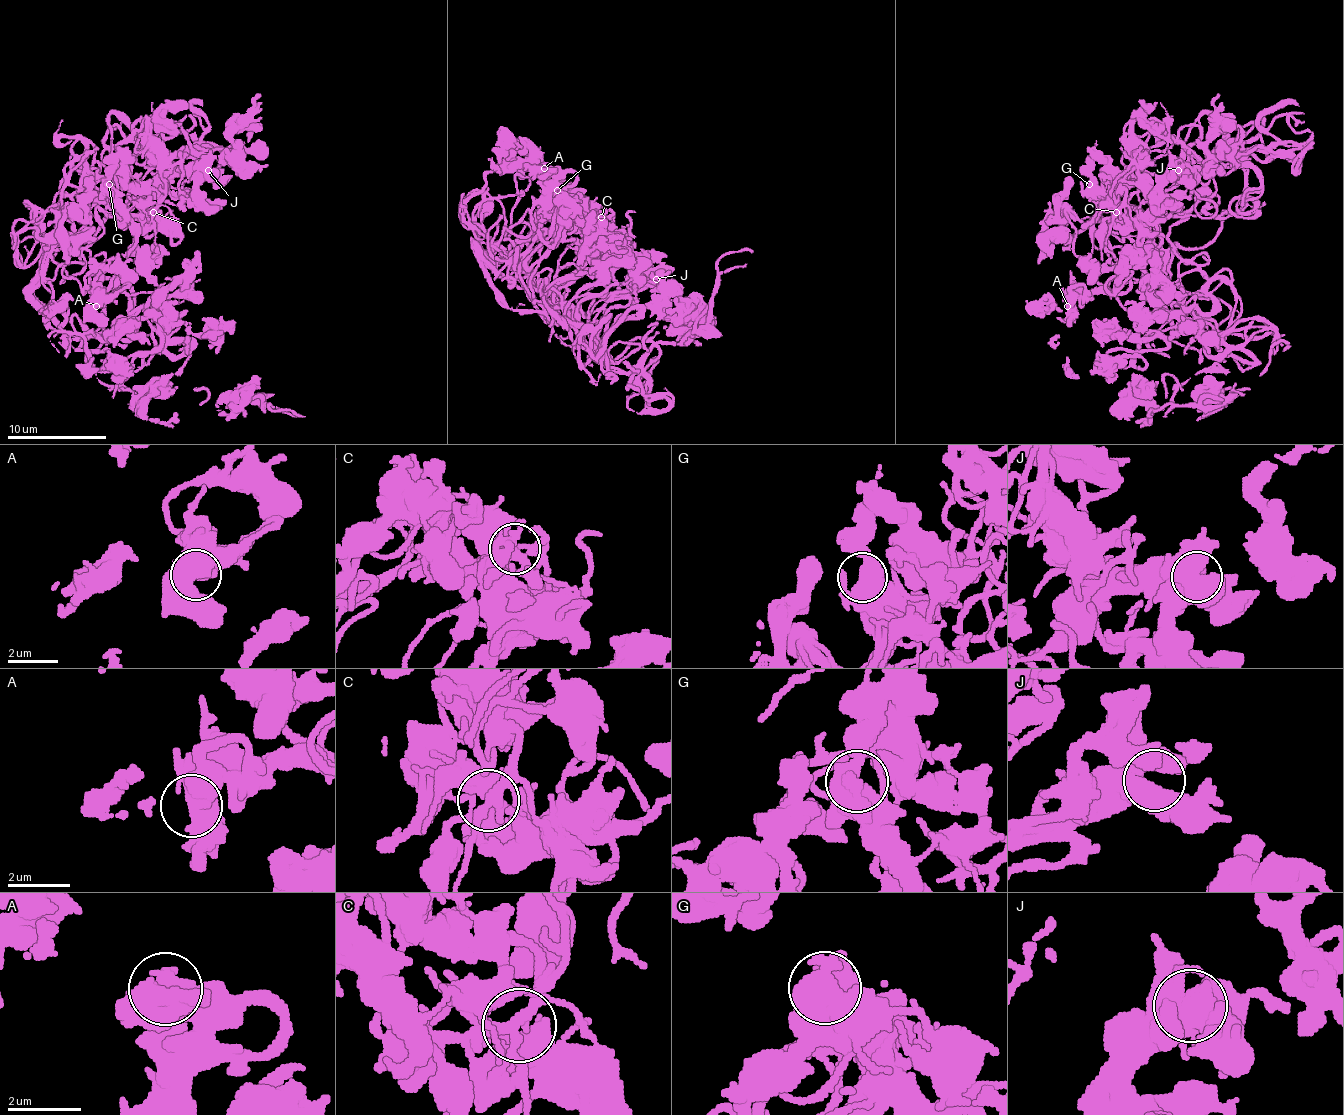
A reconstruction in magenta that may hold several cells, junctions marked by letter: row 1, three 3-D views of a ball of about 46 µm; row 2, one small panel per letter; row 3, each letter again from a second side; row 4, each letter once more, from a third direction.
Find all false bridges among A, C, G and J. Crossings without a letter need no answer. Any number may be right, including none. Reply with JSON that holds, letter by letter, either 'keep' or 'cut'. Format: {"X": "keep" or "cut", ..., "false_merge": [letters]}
{"A": "keep", "C": "keep", "G": "keep", "J": "keep", "false_merge": []}

